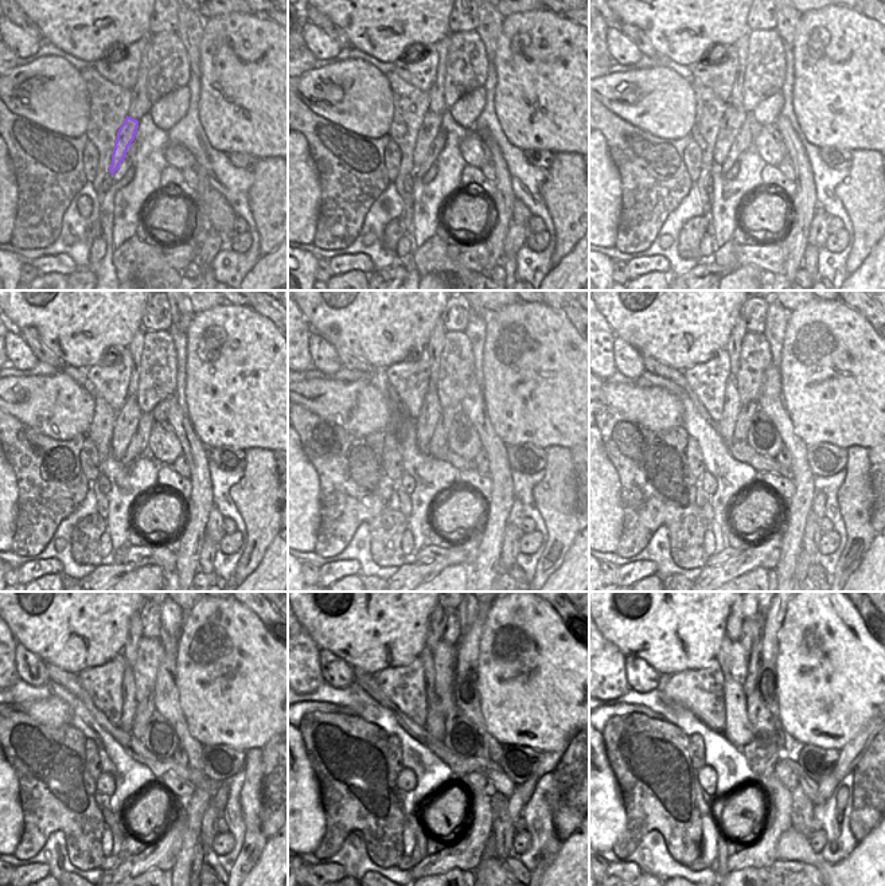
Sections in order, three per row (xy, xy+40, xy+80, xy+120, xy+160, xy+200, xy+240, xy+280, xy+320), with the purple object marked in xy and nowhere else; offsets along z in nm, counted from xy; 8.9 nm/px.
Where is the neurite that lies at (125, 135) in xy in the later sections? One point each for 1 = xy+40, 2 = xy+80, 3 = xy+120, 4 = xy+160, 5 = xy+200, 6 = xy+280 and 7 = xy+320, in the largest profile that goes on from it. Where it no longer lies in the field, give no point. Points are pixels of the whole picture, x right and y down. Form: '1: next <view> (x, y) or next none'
1: next xy+40 (431, 127)
2: next xy+80 (733, 117)
3: next xy+120 (128, 418)
4: next xy+160 (431, 409)
5: next xy+200 (725, 426)
6: next xy+280 (425, 656)
7: next xy+320 (724, 658)

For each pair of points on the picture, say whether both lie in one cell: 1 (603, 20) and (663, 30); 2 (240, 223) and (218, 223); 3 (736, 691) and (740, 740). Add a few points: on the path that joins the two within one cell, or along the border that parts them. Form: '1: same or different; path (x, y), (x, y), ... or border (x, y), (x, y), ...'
1: different; border (611, 14), (618, 19)
2: different; border (236, 215), (233, 229), (237, 233)
3: same; path (736, 703), (737, 728)

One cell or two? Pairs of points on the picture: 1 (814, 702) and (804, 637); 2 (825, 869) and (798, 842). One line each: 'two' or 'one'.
1: one
2: one

